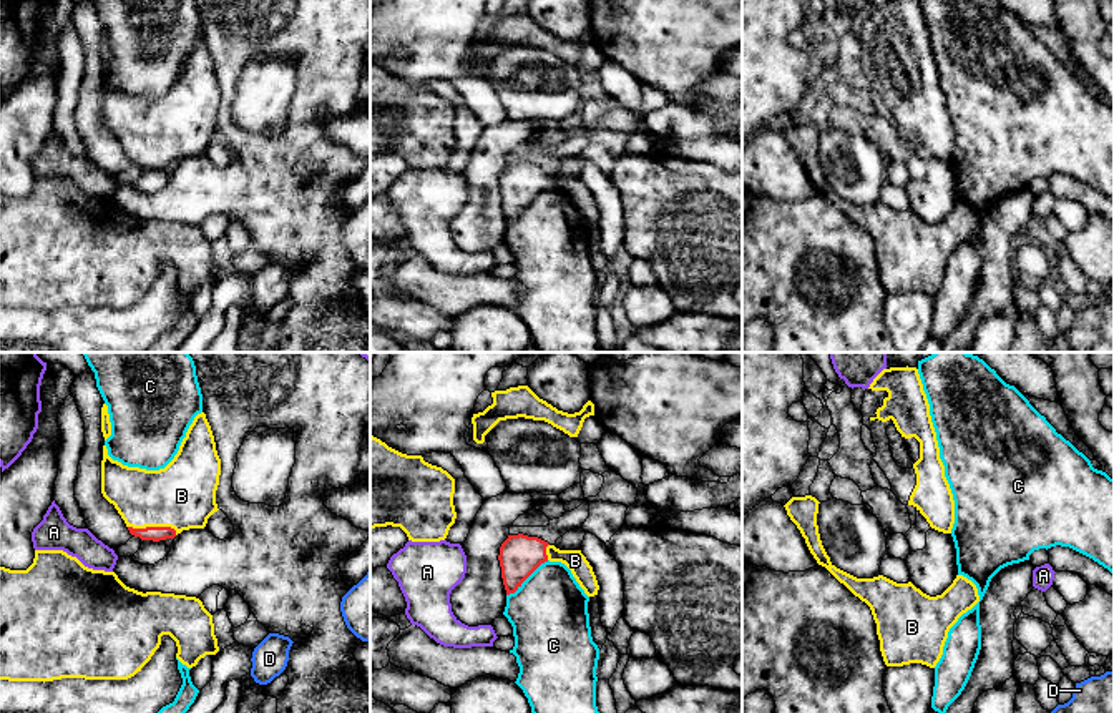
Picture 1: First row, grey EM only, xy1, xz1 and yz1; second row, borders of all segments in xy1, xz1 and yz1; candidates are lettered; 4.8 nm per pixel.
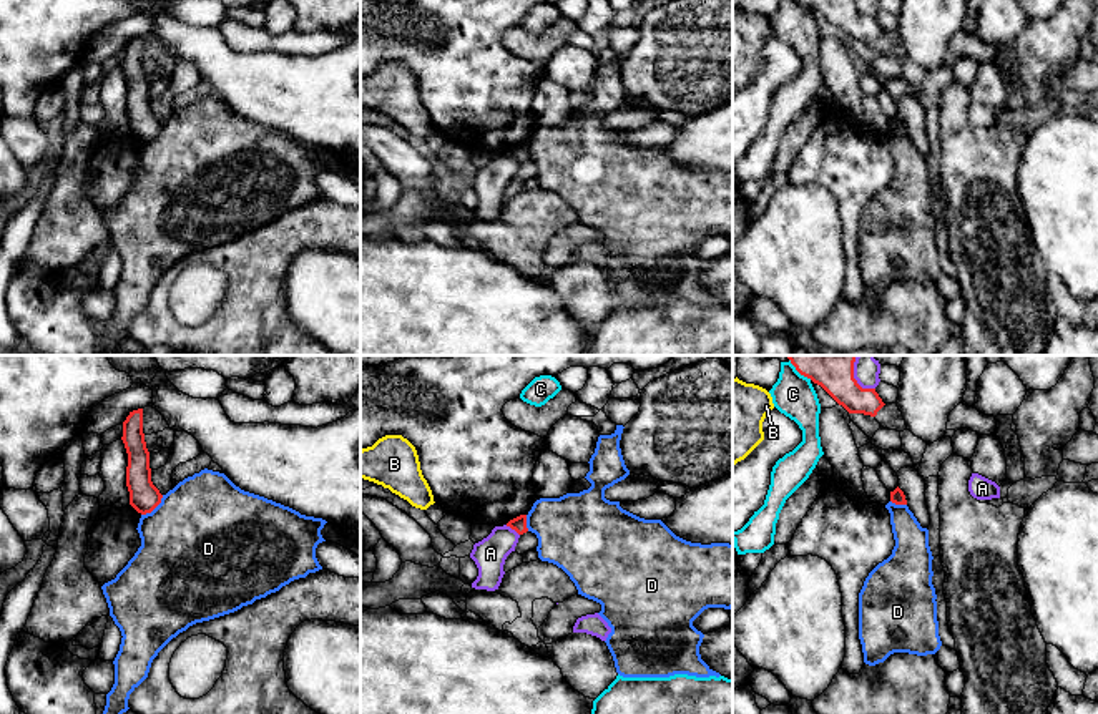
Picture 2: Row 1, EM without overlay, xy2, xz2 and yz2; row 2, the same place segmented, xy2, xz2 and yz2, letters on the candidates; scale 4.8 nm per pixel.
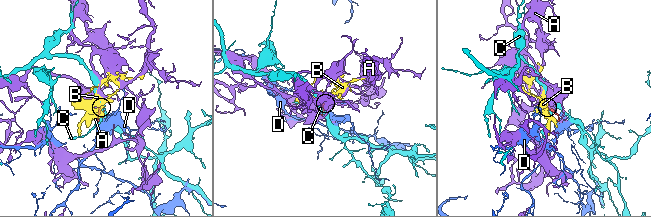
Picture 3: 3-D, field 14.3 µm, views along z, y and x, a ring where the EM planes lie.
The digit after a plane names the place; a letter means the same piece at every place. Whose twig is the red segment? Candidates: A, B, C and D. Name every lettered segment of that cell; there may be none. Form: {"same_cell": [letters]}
{"same_cell": ["B"]}

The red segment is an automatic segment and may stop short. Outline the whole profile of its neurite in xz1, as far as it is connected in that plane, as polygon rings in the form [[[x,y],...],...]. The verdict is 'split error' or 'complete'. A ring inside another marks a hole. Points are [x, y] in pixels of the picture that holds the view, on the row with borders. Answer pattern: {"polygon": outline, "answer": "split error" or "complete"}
{"polygon": [[[508,535],[498,560],[506,595],[515,593],[548,560],[564,563],[588,597],[598,595],[599,590],[593,567],[581,550],[559,550],[538,537]]], "answer": "split error"}

